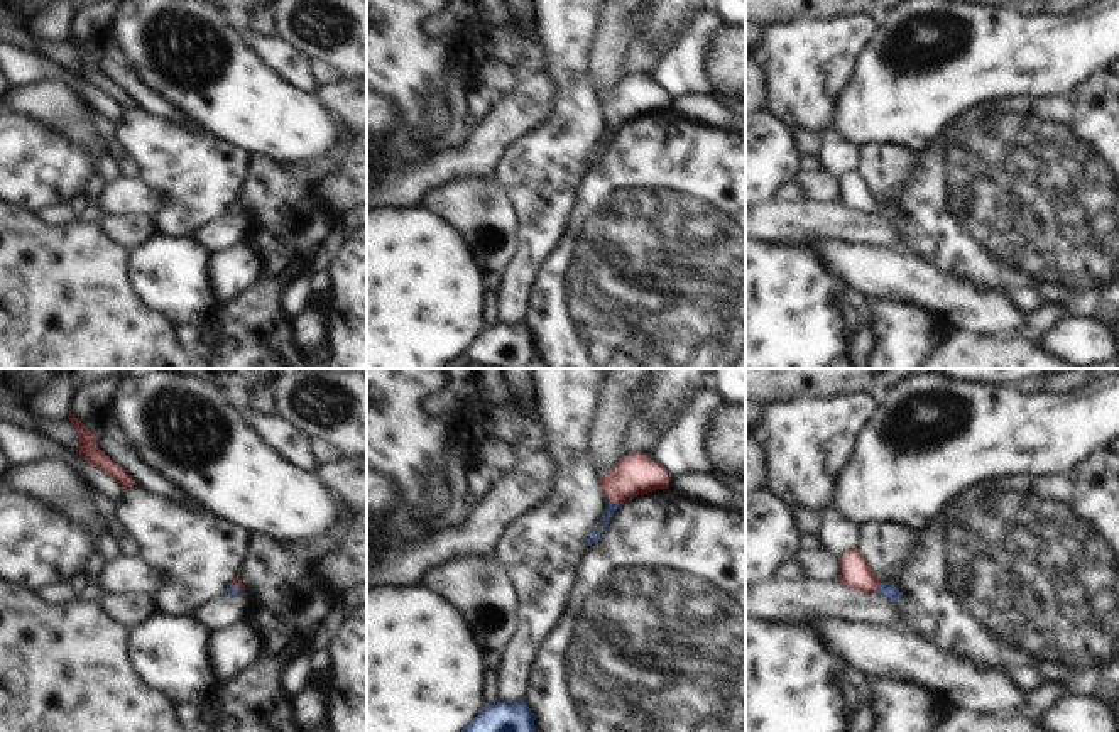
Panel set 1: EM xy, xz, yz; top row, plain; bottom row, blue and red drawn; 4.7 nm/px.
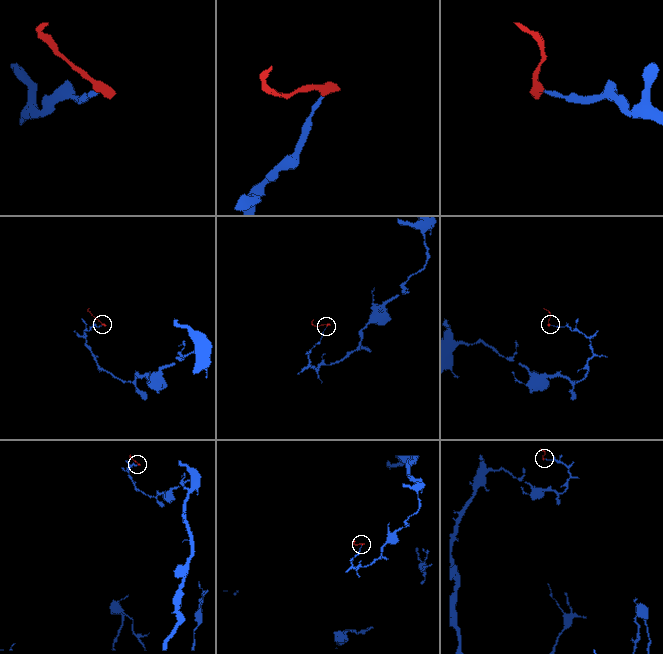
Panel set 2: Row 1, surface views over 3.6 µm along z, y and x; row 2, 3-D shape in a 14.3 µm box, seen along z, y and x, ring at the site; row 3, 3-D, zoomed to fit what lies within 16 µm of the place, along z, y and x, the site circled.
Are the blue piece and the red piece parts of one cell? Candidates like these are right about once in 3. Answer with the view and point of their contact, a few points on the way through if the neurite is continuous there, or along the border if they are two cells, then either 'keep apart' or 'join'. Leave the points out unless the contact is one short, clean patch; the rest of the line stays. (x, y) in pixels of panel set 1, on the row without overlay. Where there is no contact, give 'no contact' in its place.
meets blue in xz at (611, 124); runs through xz (594, 158), (604, 147), (611, 124), (638, 95); join

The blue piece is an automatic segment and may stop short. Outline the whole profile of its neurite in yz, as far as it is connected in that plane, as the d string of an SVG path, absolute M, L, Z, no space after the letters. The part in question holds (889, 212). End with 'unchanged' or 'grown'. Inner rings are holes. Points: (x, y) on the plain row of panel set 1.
M854 171L838 179L840 203L864 215L881 215L891 221L899 221L903 215L892 205L881 205L871 193L871 186L860 171Z | grown

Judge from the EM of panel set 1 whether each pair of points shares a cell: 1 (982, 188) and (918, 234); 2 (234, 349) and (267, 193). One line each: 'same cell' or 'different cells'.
1: same cell
2: same cell

